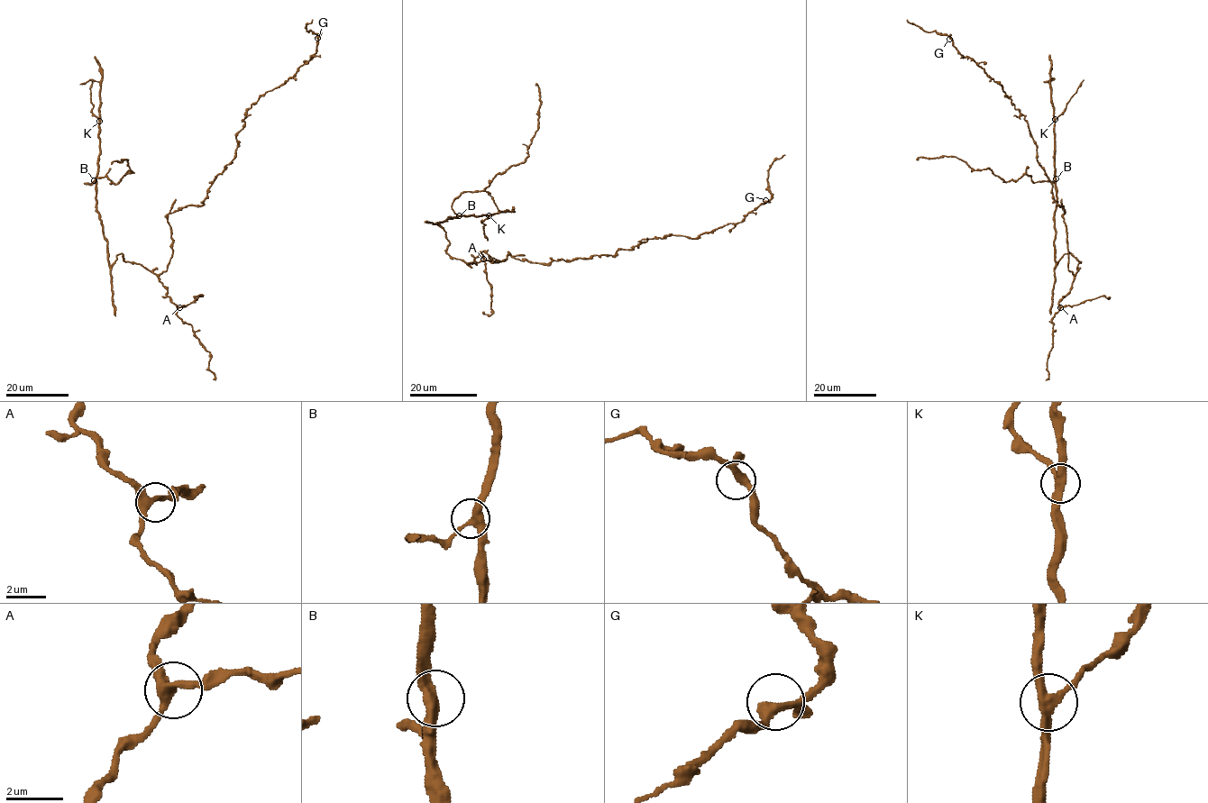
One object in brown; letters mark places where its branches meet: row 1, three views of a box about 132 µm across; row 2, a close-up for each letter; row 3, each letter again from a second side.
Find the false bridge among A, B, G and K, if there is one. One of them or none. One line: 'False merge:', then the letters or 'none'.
False merge: K

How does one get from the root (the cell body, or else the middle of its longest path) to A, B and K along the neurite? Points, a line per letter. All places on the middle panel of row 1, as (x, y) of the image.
A: (501, 261), (471, 262), (476, 262), (480, 254), (483, 259)
B: (501, 261), (464, 262), (451, 257), (445, 250), (449, 240), (439, 223), (459, 215)
K: (501, 261), (464, 262), (452, 258), (445, 250), (449, 240), (439, 223), (450, 217), (489, 215)

